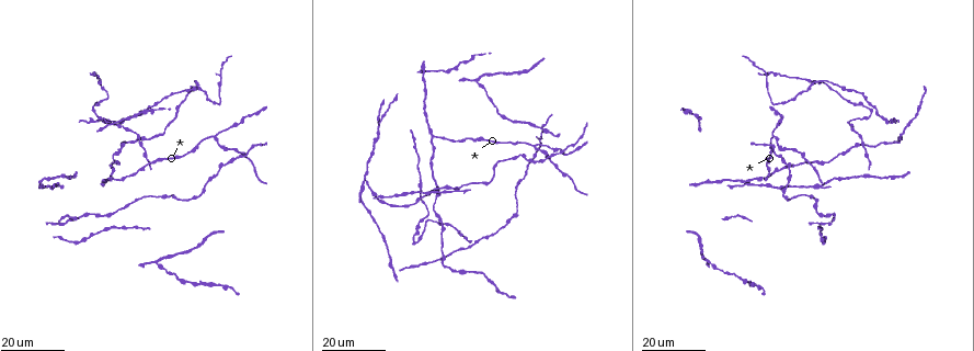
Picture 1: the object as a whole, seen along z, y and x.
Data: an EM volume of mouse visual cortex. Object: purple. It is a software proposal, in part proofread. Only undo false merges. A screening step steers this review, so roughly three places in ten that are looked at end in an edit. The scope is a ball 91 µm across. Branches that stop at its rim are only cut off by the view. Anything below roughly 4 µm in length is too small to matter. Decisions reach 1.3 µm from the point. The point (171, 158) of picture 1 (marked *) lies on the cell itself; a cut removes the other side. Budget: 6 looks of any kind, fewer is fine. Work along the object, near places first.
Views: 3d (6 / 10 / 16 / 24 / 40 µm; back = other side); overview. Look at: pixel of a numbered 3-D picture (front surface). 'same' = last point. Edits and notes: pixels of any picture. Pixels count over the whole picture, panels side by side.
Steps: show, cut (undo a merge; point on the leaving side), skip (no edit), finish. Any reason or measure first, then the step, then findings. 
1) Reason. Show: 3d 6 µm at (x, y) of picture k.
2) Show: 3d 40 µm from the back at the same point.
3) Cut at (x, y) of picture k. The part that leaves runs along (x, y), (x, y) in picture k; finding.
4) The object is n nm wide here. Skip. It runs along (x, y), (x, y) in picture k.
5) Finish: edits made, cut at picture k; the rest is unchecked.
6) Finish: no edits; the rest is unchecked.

Show: 3d 16 µm at (783, 151) of picture 1.

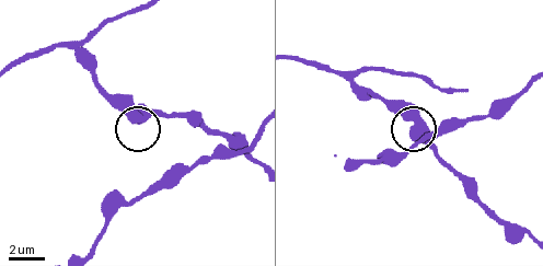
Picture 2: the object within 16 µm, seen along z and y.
Show: 3d 10 µm at (417, 128) of picture 2.

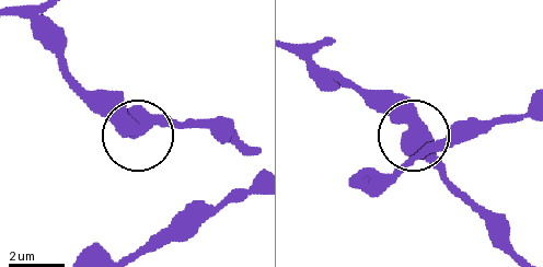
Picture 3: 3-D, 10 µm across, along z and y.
The side arm is 24 µm long. Skip. Continuous, no second cell.

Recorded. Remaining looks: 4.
Branch point. Show: 3d 24 µm at (212, 136) of picture 1.

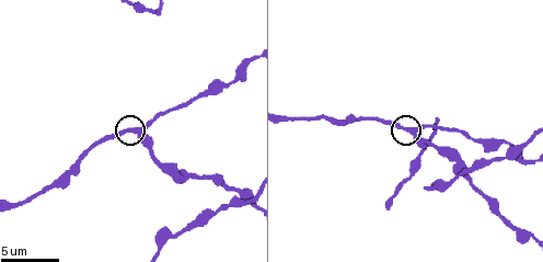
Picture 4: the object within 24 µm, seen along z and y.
Zoom in. Show: 3d 10 µm at (138, 133) of picture 4.

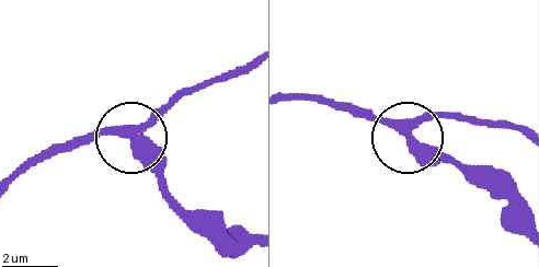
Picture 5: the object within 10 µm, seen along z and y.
3 arms meet here. Skip. It runs along (288, 96), (317, 96), (405, 135), (422, 120), (448, 118) in picture 5; all the same cell.

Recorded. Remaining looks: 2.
Finish: no edits; the rest is unchecked.

